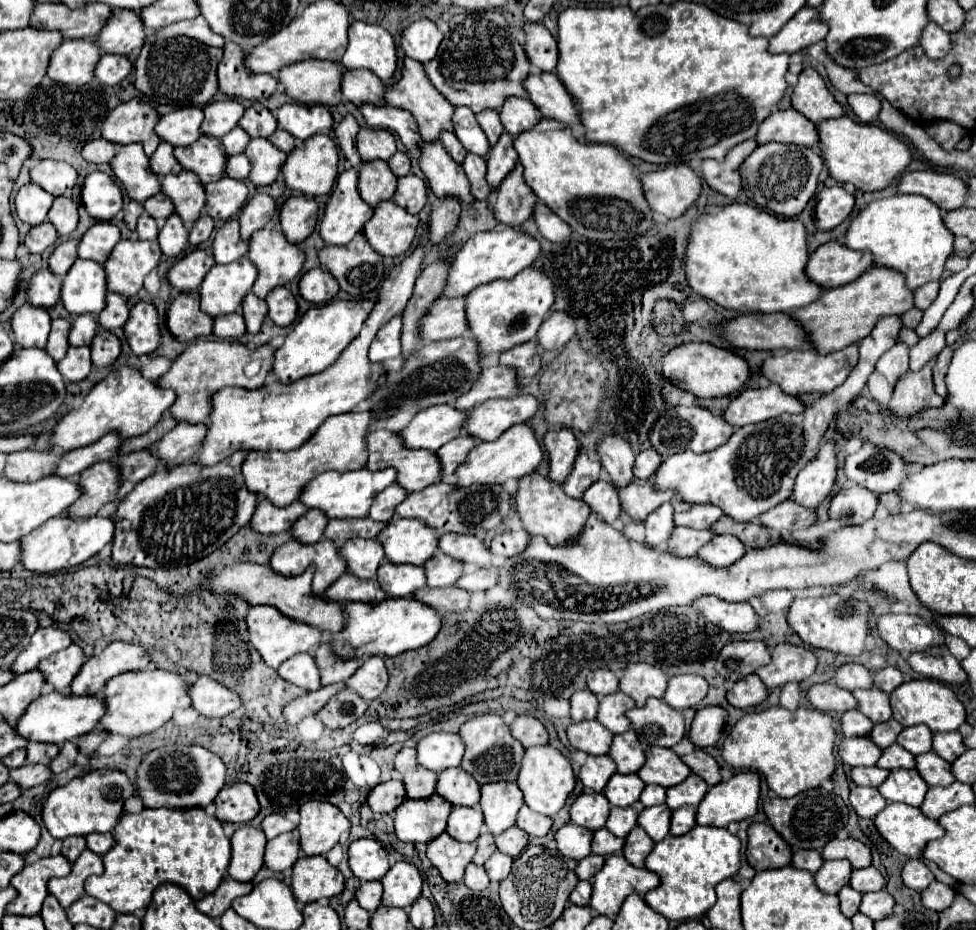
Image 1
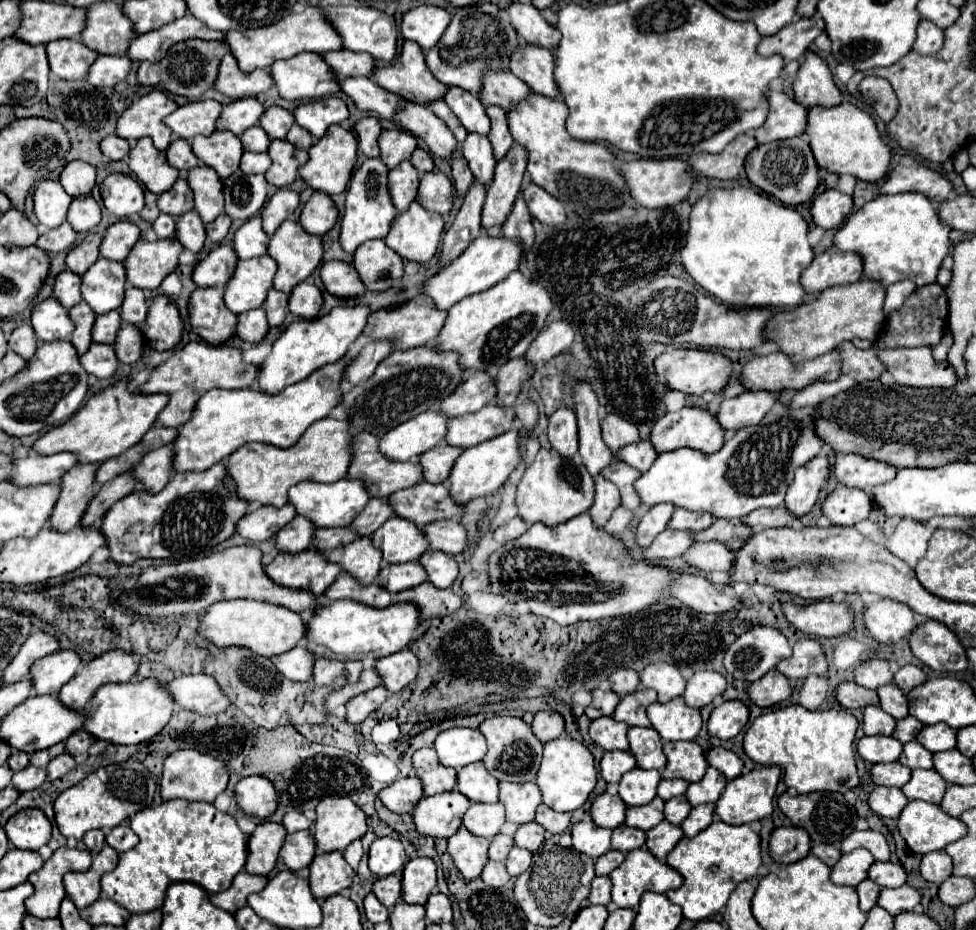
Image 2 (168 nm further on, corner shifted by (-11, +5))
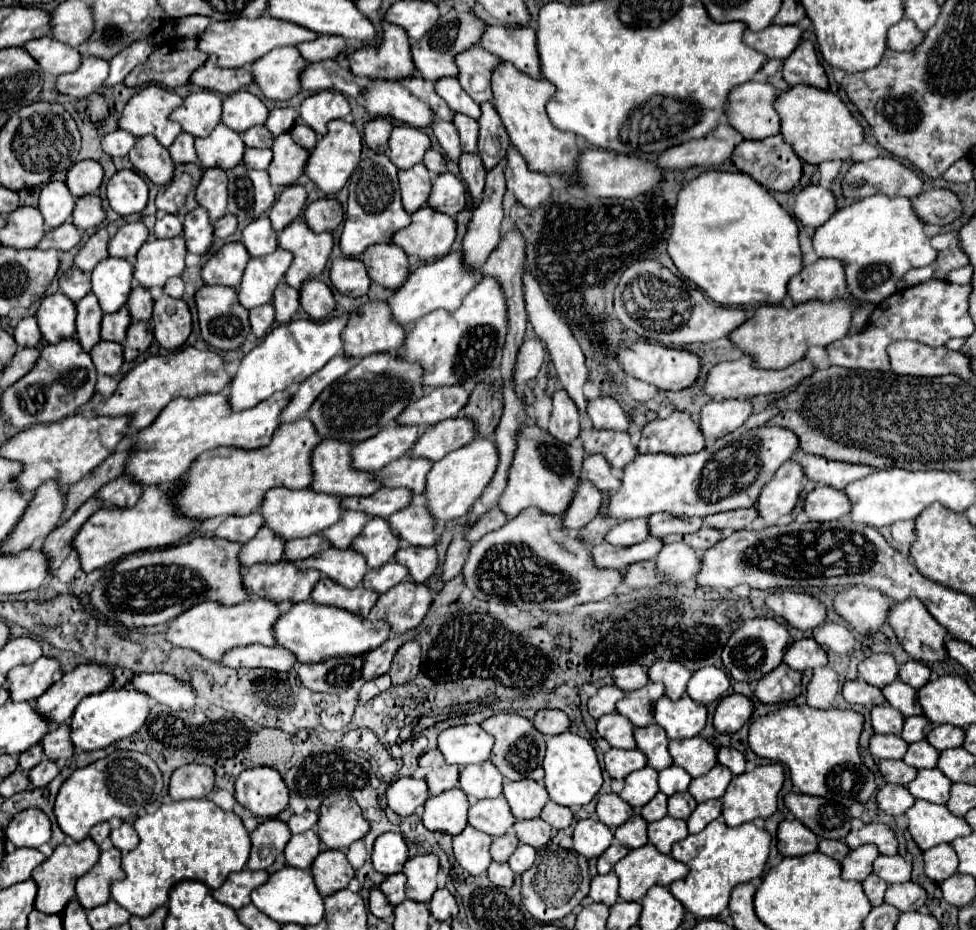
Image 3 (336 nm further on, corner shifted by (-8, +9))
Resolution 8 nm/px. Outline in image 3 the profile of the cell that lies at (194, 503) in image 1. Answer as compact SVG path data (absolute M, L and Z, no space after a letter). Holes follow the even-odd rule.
M147 486L139 498L139 502L133 508L125 510L111 510L111 508L101 508L97 510L75 534L73 538L73 548L79 556L81 570L91 572L95 568L101 568L113 560L121 560L129 554L143 552L149 548L165 548L173 546L185 536L189 536L195 530L195 520L185 520L183 516L177 516L171 492L169 490L159 490L157 486Z

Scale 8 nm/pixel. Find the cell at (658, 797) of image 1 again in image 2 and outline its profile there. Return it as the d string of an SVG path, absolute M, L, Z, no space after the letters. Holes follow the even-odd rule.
M662 780L658 784L658 796L666 802L674 796L682 796L686 792L686 788L688 788L688 782L684 782L684 780Z

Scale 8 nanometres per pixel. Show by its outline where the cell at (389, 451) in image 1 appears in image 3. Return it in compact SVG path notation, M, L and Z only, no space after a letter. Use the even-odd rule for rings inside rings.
M323 440L311 456L315 492L333 492L333 496L369 496L379 490L373 474L359 472L351 466L351 444Z

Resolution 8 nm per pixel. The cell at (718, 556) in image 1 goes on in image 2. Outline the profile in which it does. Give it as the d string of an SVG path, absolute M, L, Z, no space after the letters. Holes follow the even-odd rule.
M718 540L712 542L694 542L690 550L684 554L684 560L694 568L710 574L710 572L728 572L732 568L732 560L736 552Z

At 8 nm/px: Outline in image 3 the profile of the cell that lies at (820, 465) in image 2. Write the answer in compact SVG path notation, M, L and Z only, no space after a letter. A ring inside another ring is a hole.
M787 460L775 474L769 484L761 490L757 498L757 514L765 520L767 526L775 524L783 514L791 514L799 500L799 490L805 474L799 464Z

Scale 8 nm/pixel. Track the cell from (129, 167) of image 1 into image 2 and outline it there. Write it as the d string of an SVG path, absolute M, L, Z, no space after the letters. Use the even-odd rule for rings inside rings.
M140 138L132 146L128 166L152 194L162 194L170 190L180 176L180 172L166 162L166 154L154 148L152 138Z

